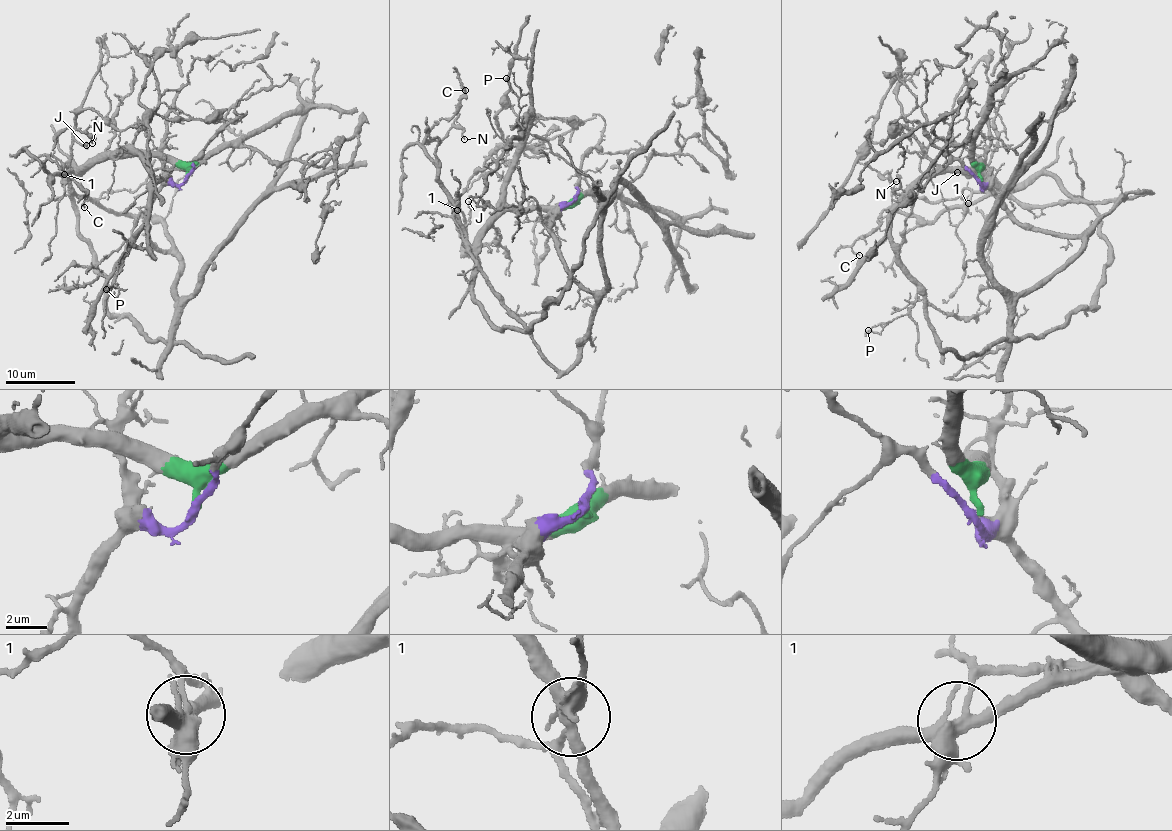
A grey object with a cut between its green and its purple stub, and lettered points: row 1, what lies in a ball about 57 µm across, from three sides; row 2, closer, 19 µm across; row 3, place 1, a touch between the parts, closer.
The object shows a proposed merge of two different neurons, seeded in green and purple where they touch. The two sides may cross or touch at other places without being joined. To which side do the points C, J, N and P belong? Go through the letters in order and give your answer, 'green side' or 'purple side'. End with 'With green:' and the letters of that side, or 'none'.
C: green side
J: purple side
N: green side
P: green side
With green: C, N, P

